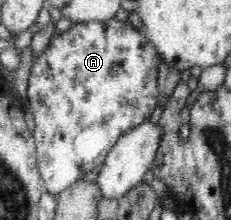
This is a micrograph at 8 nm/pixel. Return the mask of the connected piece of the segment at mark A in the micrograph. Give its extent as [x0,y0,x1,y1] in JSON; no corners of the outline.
[26,16,161,196]

